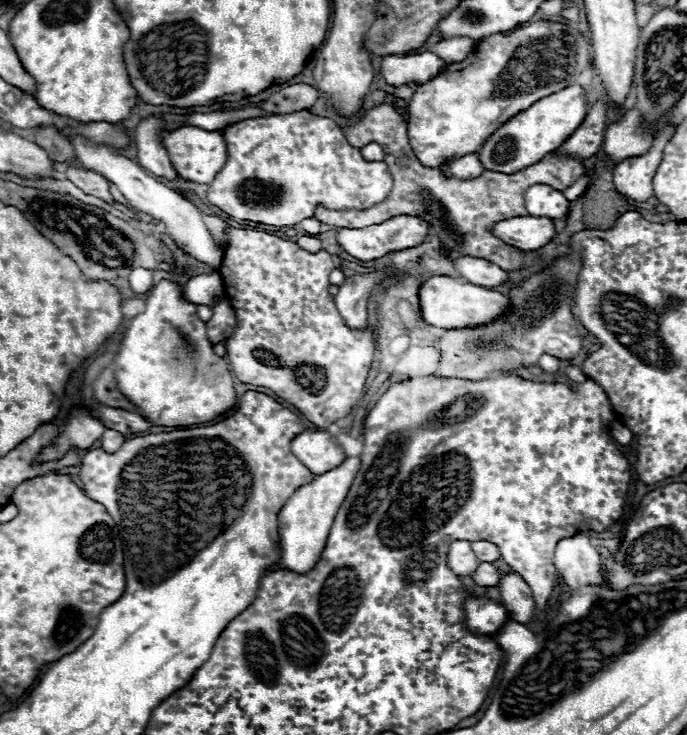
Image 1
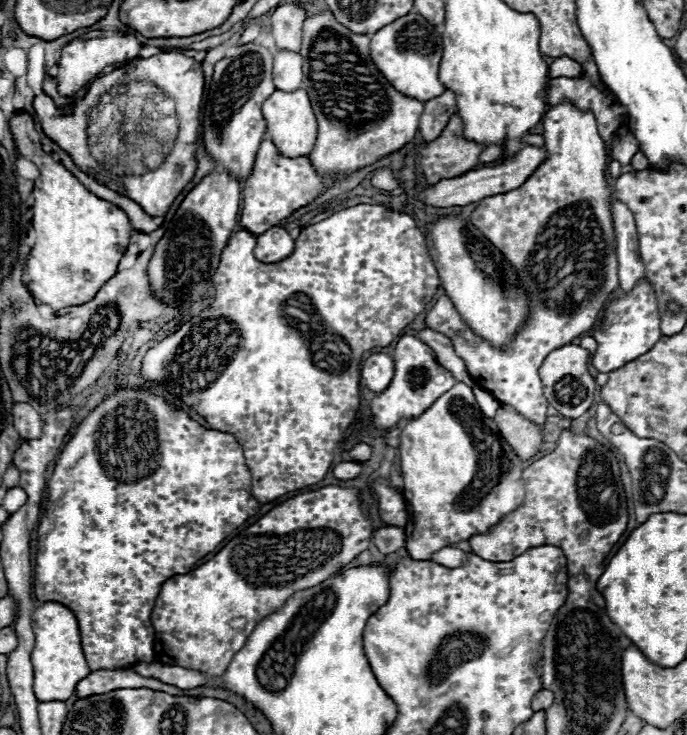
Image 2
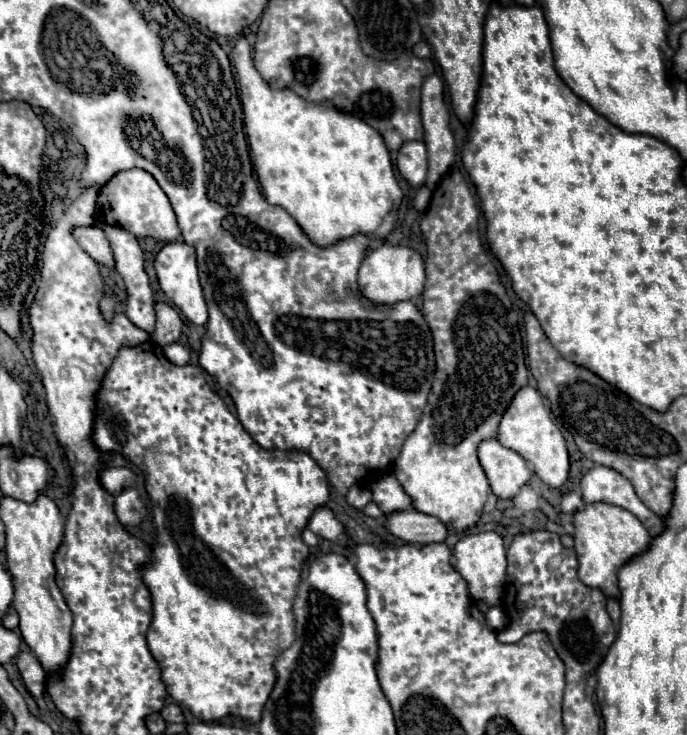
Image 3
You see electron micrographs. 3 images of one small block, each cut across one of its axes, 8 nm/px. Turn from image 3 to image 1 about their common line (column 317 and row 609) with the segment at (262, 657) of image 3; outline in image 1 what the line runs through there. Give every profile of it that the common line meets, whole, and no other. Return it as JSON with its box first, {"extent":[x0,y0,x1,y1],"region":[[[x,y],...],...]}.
{"extent":[464,596,510,636],"region":[[[468,596],[464,600],[464,612],[466,612],[466,628],[478,636],[496,634],[504,626],[504,620],[510,620],[510,612],[504,604],[484,596],[480,598]]]}

